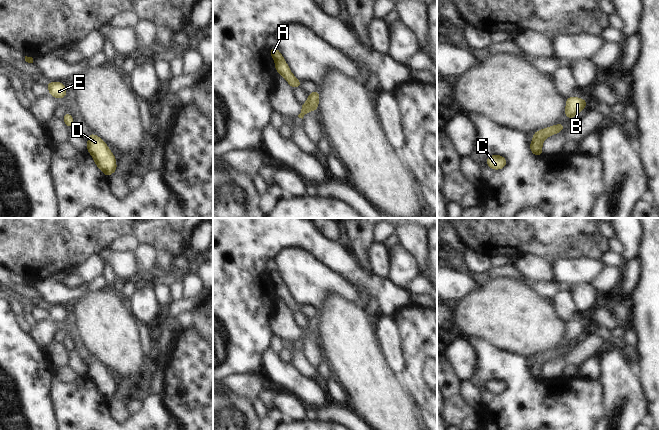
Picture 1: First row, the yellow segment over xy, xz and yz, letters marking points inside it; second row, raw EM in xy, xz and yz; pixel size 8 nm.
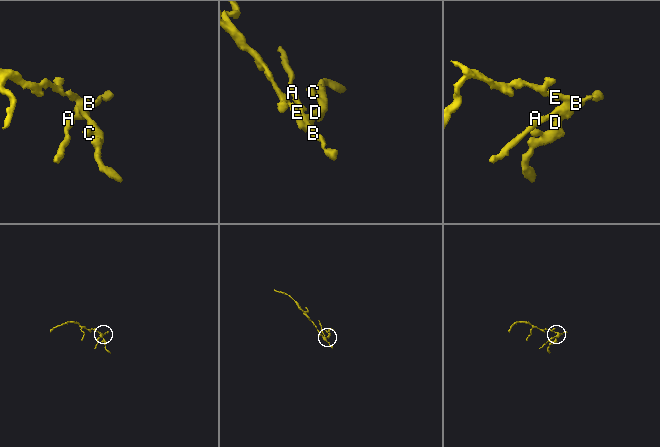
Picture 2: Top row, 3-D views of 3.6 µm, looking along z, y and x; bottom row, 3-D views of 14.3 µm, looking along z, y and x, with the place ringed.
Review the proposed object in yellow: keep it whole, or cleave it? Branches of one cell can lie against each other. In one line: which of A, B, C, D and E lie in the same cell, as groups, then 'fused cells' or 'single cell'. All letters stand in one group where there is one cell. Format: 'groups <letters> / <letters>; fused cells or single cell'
groups A B C D E; single cell

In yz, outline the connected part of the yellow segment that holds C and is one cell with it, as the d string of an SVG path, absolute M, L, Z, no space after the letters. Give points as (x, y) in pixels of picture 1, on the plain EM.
M491 379L486 383L488 391L499 394L507 389L507 384L501 379Z

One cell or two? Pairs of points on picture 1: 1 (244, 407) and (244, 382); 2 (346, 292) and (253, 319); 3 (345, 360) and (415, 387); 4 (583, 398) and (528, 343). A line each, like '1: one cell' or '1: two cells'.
1: two cells
2: two cells
3: two cells
4: two cells

